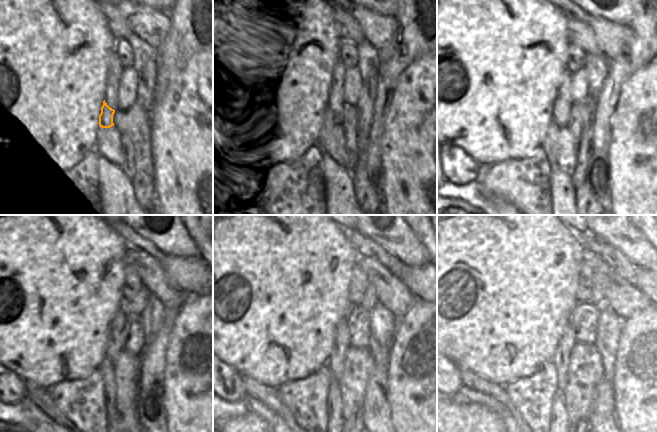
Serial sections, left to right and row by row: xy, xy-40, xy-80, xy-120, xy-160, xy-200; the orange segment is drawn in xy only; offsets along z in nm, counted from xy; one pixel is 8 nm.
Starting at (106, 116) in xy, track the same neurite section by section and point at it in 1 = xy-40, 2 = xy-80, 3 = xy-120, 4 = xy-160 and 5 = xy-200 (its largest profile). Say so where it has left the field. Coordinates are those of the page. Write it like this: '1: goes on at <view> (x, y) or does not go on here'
1: goes on at xy-40 (329, 120)
2: goes on at xy-80 (550, 144)
3: goes on at xy-120 (106, 369)
4: goes on at xy-160 (335, 418)
5: goes on at xy-200 (559, 418)

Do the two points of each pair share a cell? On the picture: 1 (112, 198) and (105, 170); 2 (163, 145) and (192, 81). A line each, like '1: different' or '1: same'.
1: same
2: same

